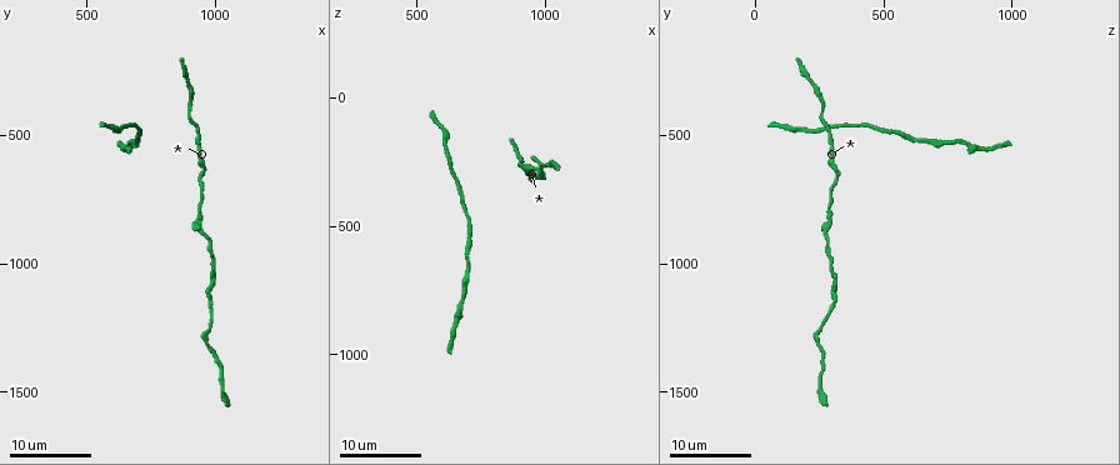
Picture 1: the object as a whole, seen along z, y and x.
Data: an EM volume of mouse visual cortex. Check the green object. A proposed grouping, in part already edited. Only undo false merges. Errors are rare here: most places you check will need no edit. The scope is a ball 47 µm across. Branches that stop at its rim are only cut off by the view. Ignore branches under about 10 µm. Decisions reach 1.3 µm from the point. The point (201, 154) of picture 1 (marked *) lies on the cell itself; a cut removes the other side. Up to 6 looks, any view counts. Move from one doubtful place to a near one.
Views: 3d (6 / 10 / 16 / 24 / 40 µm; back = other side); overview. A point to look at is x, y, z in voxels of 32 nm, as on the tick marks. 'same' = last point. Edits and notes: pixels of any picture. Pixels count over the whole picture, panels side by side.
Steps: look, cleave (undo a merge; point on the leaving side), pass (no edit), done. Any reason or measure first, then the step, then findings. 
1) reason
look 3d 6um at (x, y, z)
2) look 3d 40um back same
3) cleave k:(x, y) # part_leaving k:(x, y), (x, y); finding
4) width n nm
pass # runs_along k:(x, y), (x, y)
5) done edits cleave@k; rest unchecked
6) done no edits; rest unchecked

thick turns thin
look 3d 24um at (690, 500, 600)

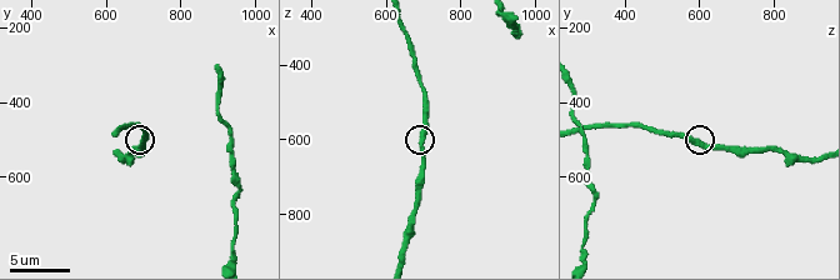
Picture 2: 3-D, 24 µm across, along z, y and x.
look 3d 6um at (690, 510, 600)

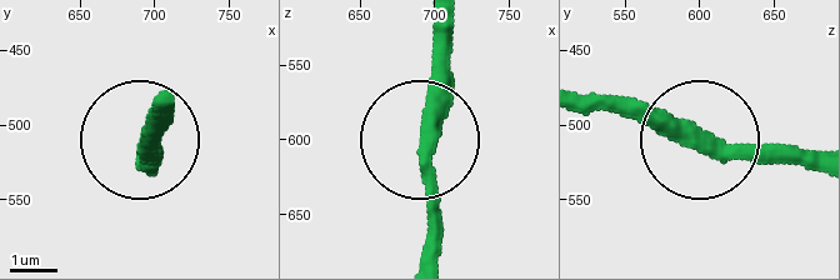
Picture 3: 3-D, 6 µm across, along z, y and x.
from behind
look 3d 6um back at (696, 506, 596)

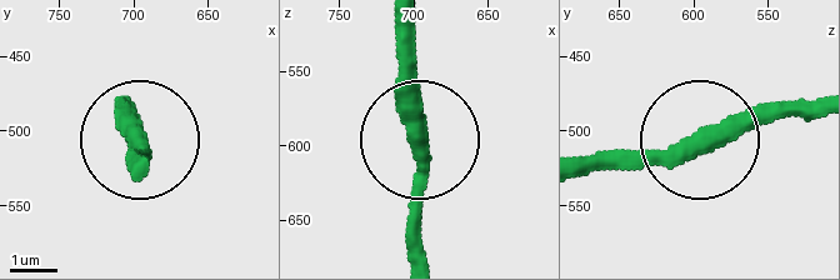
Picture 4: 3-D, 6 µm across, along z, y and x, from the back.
width 380 nm
pass # one cell here

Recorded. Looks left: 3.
look 3d 16um at (990, 1050, 300)

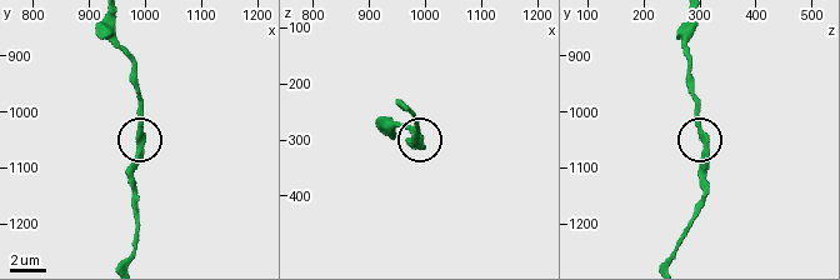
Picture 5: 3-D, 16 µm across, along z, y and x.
look 3d 10um at (985, 1055, 300)

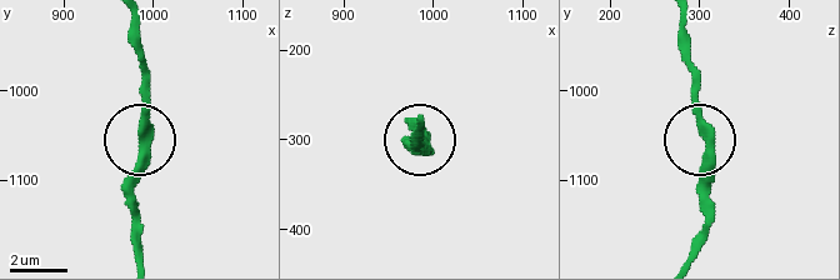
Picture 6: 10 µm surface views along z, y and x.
pass # runs_along 6:(133, 23), (140, 173), (133, 235); continuous, no second cell

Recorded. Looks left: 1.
done no edits; rest unchecked

